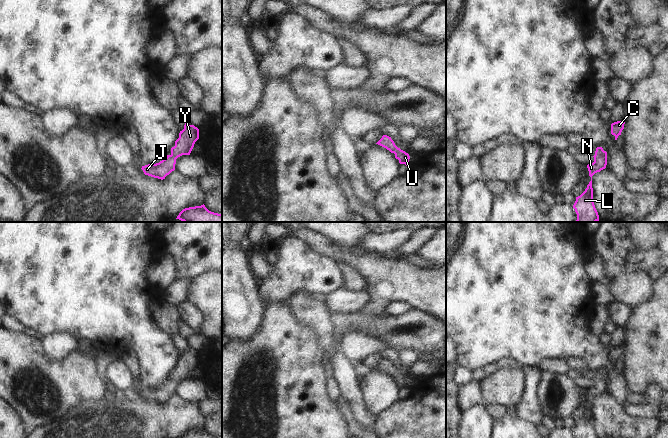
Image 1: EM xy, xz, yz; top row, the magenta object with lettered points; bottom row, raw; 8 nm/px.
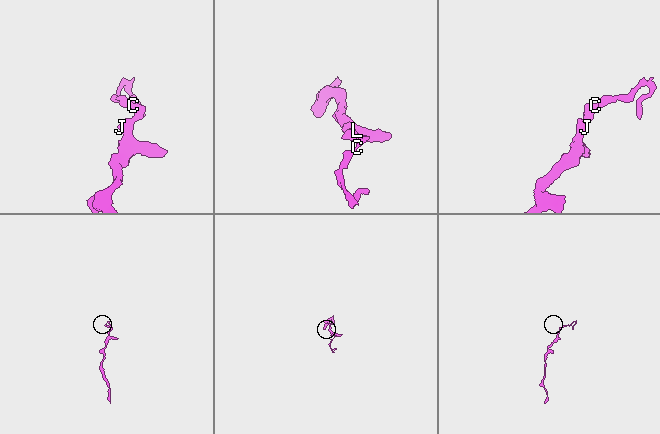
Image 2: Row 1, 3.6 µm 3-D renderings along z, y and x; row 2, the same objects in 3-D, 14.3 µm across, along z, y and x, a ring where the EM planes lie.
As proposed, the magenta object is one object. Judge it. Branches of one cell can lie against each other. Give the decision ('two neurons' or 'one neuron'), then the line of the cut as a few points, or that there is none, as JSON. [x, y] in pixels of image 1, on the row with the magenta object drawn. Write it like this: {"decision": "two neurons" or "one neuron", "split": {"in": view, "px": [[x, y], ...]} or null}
{"decision": "one neuron", "split": null}

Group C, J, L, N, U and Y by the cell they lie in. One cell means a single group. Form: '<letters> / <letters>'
C J L N U Y

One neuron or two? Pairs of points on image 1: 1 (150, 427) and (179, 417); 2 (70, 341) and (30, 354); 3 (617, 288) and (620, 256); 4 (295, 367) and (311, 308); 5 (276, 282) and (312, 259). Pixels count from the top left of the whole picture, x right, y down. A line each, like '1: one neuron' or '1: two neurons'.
1: one neuron
2: two neurons
3: two neurons
4: two neurons
5: one neuron

